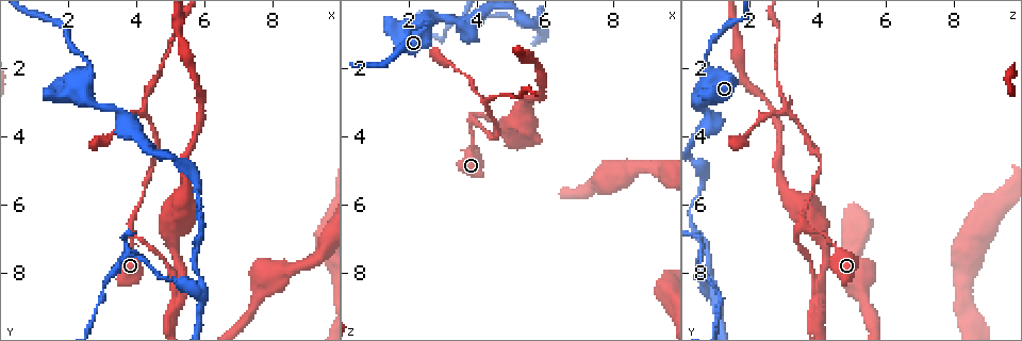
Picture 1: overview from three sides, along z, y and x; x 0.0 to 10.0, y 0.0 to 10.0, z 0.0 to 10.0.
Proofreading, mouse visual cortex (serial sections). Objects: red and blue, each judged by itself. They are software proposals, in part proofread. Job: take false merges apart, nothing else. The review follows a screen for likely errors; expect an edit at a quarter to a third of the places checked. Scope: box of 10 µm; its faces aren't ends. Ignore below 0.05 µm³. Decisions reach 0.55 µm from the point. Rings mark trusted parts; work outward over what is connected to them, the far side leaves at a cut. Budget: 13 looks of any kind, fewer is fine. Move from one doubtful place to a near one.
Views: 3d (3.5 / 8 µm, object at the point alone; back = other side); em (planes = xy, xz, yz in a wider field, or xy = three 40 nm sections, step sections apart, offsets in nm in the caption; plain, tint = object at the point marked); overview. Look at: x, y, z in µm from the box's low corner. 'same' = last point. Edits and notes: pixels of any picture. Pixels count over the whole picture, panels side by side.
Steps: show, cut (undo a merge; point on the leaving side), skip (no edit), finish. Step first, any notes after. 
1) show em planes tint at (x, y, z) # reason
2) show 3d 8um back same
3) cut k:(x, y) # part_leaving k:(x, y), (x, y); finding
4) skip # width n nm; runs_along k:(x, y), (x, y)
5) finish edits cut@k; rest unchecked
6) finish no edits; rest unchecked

show 3d 3.5um at (3.85, 6.80, 3.70) # sharp bend

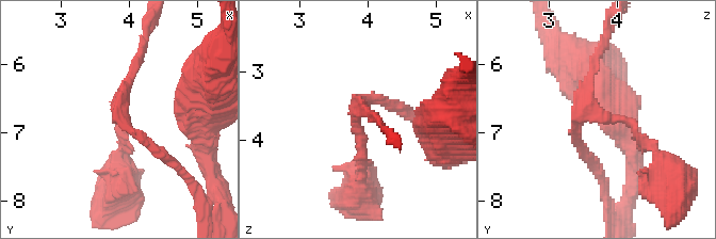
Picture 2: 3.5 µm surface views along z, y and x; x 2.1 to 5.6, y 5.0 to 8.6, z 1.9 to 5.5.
show em xy step 5 tint at (3.85, 6.75, 3.75) # arms 3; arm_widths 150, 150, 150 nm

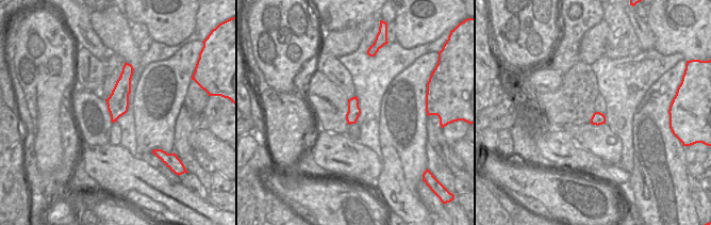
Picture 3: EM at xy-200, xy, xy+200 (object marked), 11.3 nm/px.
skip # runs_along 2:(358, 176), (355, 106), (372, 97), (394, 106); all the same cell

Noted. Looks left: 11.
show 3d 3.5um at (5.30, 8.10, 4.10) # branch point

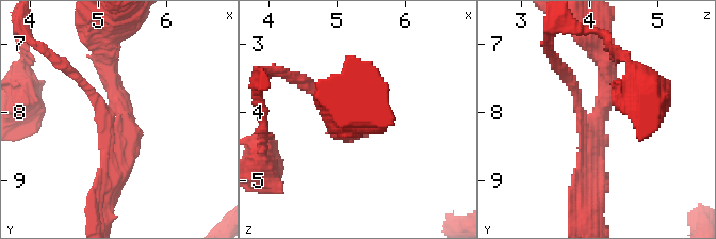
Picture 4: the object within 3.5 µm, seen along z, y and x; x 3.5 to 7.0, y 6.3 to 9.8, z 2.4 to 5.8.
show em xy step 5 tint at (5.35, 8.15, 4.10)

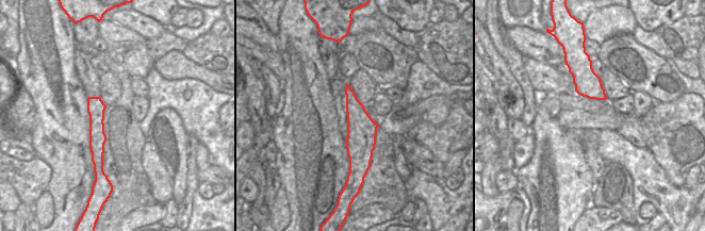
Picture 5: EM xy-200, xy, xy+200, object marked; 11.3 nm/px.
cut 4:(106, 77) # part_leaving 4:(116, 125), (106, 33); two cells meet here

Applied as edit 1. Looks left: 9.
show 3d 3.5um back at (4.30, 3.25, 3.20) # branch point

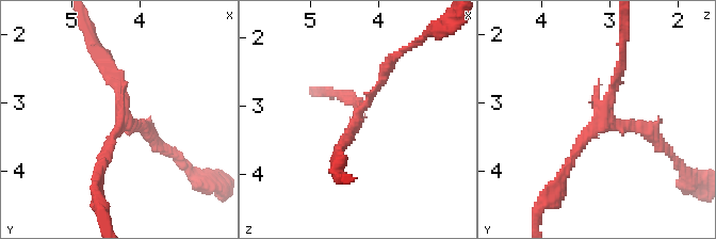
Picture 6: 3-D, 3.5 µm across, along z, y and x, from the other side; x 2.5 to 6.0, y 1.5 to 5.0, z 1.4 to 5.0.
show em planes tint at (4.30, 3.30, 3.20) # now the EM

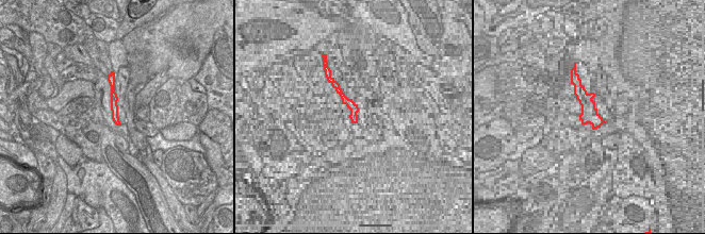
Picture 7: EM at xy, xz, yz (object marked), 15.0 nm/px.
show em xy step 2 tint same

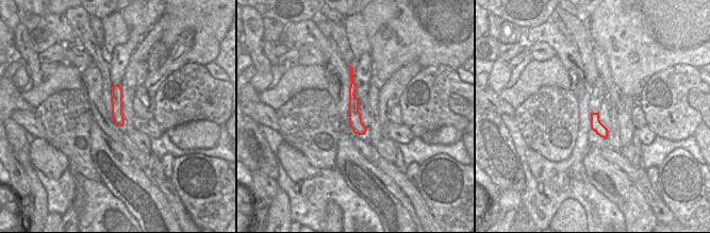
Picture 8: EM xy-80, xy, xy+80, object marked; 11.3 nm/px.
skip # arm_widths 150, 150, 150 nm; all the same cell

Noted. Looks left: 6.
show 3d 3.5um at (2.70, 2.00, 0.75) # thick turns thin

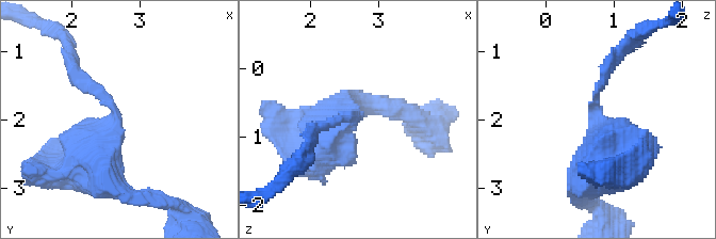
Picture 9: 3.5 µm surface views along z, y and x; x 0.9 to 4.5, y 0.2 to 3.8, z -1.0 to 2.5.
show em xy step 1 tint at (2.65, 1.95, 0.75) # arm_widths 150, 600 nm

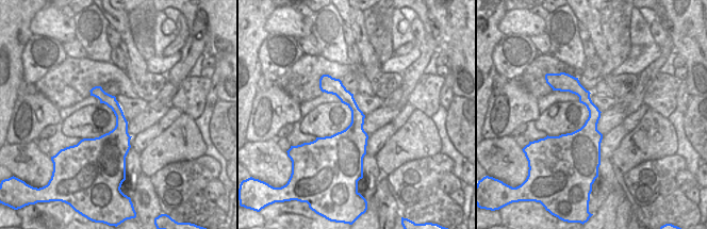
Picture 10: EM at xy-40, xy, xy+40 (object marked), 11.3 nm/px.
skip # runs_along 9:(87, 158), (116, 112), (70, 63); all the same cell

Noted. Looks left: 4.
finish edits cut@4; rest unchecked

